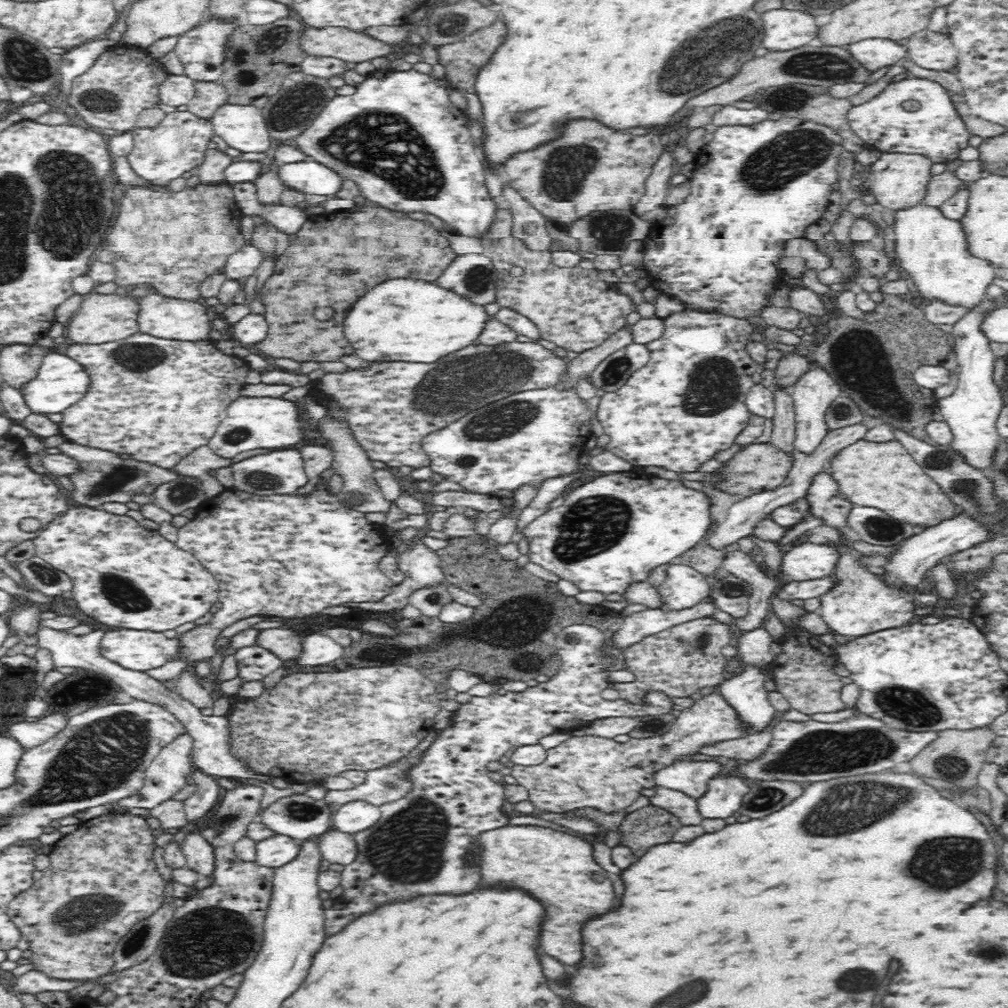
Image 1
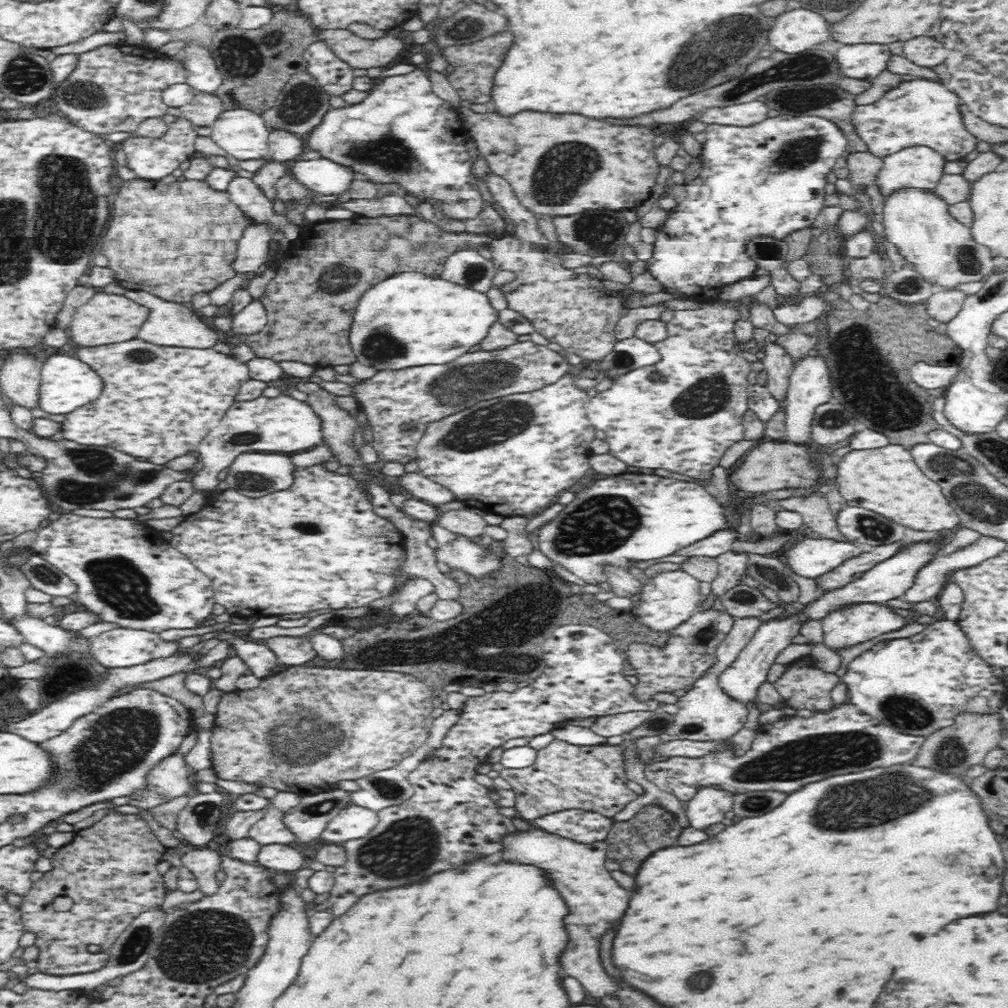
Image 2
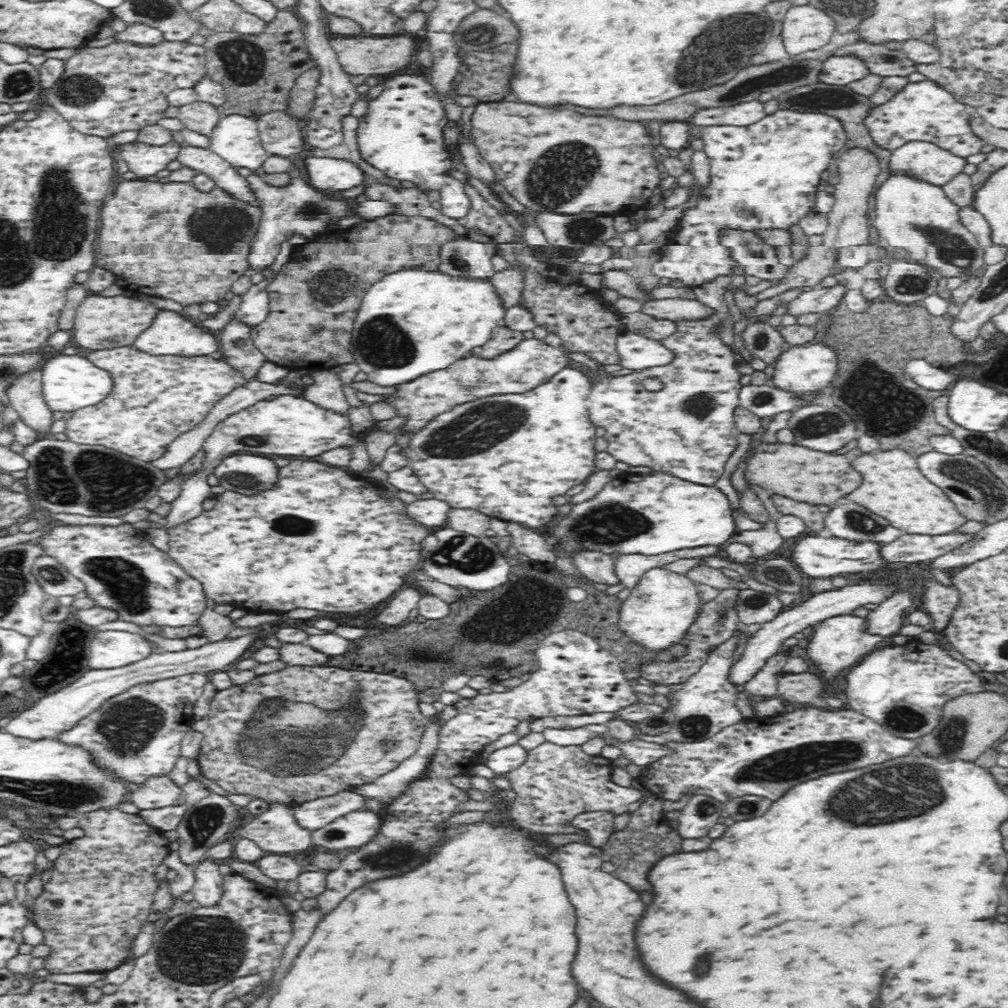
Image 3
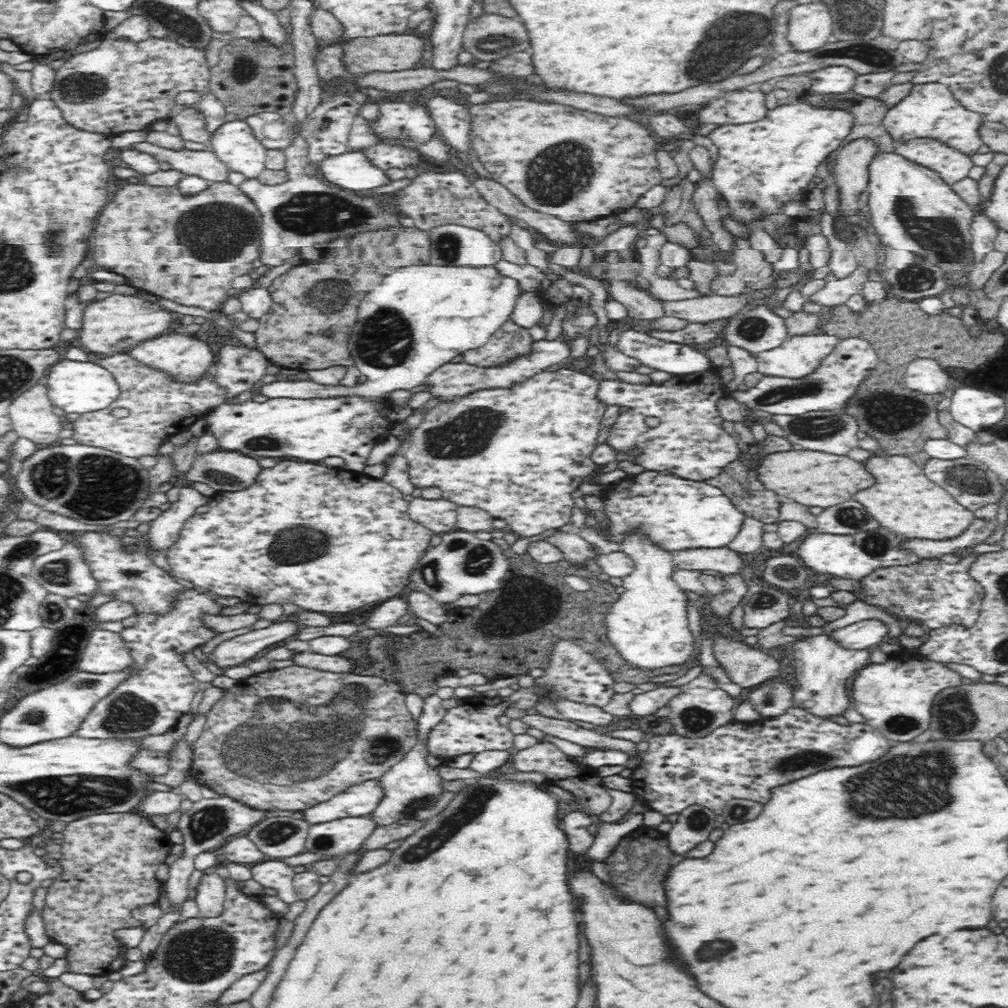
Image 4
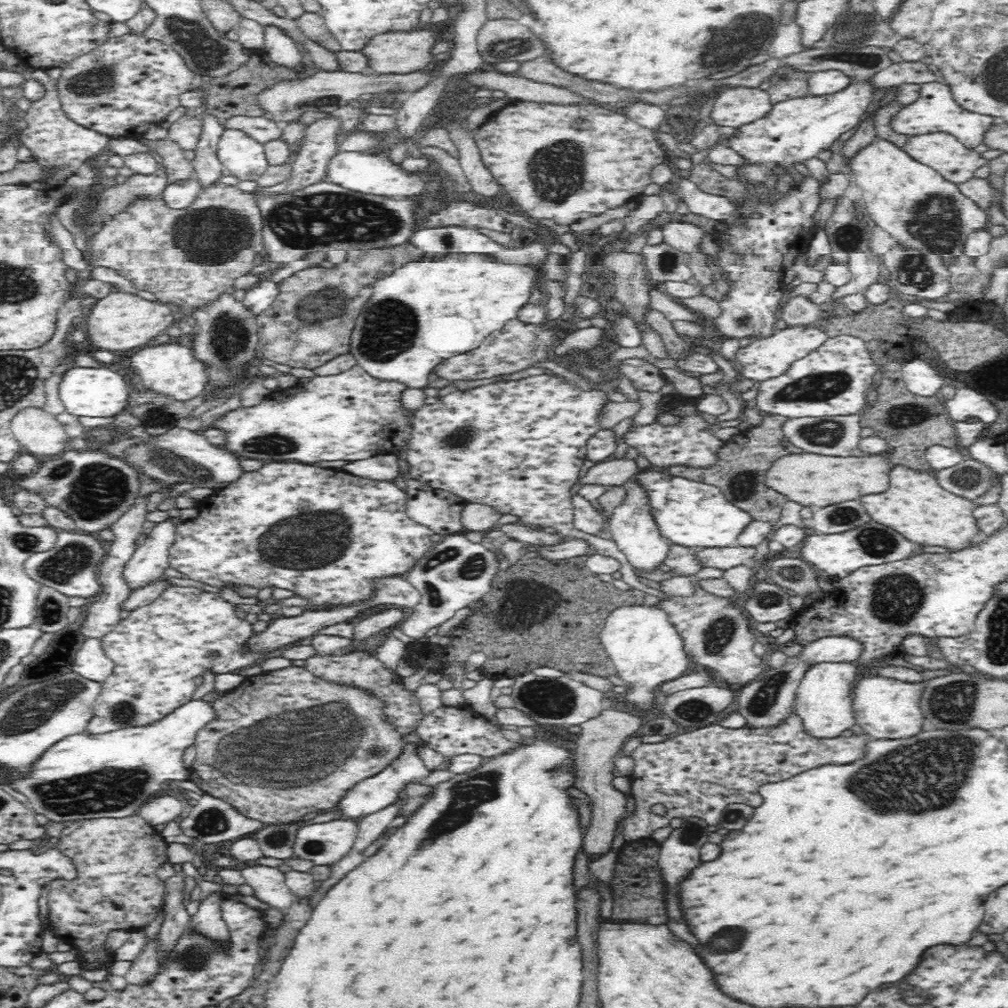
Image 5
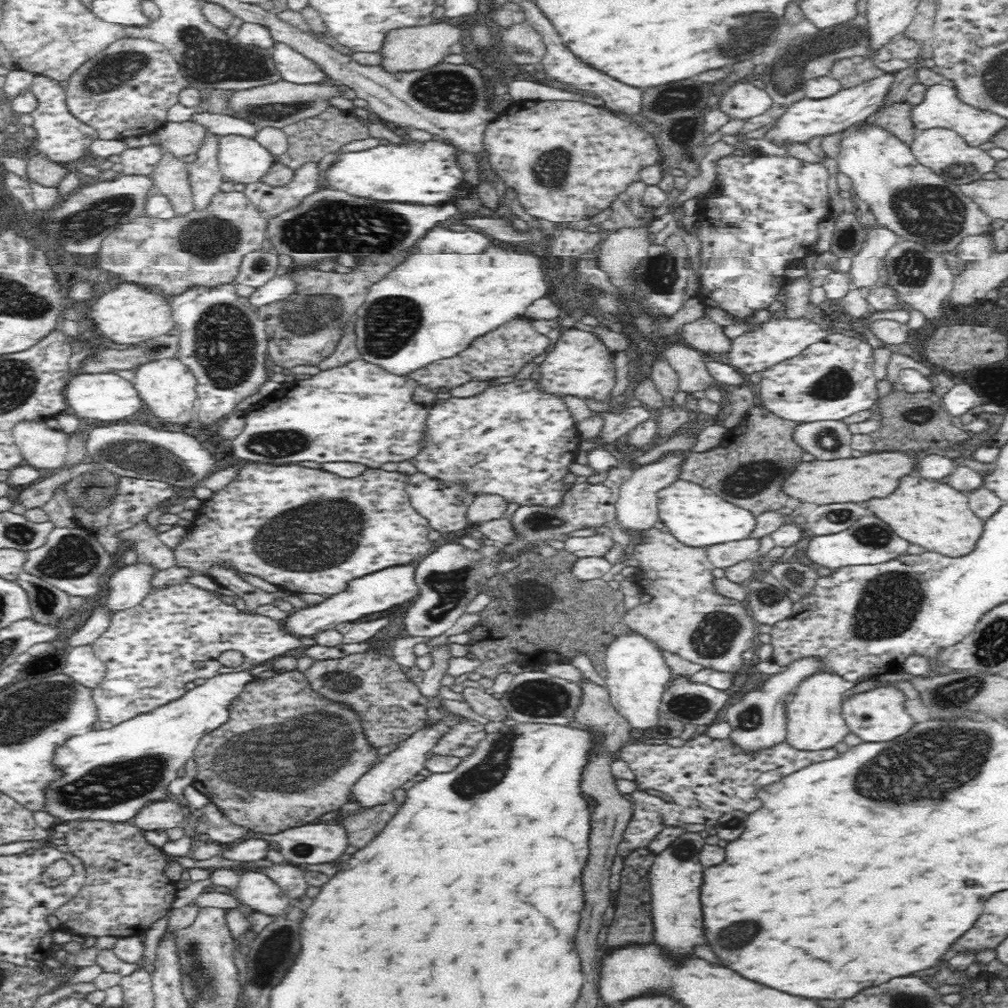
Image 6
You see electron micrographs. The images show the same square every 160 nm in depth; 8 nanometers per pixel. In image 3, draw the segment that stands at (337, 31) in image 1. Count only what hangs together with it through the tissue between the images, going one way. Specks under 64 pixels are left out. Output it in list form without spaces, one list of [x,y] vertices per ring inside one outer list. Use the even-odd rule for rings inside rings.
[[[391,35],[390,37],[340,37],[328,40],[330,48],[335,52],[340,68],[349,76],[384,76],[398,70],[408,68],[418,53],[414,40],[408,36]]]

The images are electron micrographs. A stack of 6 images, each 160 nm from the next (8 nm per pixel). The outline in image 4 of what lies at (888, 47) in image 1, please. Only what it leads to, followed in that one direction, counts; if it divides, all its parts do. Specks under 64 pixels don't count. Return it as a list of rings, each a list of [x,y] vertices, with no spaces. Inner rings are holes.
[[[828,66],[808,74],[812,84],[811,90],[826,94],[825,98],[834,94],[844,94],[850,92],[855,85],[857,74],[846,66]]]

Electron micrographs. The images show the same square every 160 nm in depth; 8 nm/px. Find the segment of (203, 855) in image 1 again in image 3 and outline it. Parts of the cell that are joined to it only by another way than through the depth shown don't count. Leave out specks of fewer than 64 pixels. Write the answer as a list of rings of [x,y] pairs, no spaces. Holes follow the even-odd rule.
[[[202,860],[196,864],[195,884],[191,892],[201,908],[213,908],[222,898],[223,876],[219,872],[220,862]]]

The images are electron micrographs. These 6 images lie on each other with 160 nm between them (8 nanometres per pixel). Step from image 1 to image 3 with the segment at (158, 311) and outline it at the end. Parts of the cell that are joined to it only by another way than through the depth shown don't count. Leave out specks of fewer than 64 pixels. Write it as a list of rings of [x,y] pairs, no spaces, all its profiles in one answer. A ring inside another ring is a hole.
[[[160,310],[154,324],[144,330],[134,341],[133,346],[140,352],[158,357],[194,358],[210,357],[212,352],[219,350],[218,337],[214,333],[206,333],[197,322],[186,320],[182,315],[172,310]]]

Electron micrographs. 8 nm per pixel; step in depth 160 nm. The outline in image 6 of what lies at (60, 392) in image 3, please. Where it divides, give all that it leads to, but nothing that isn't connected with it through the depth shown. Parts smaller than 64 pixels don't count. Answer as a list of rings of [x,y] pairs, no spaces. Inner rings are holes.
[[[73,374],[65,389],[65,398],[70,409],[80,418],[97,420],[98,424],[116,423],[136,416],[142,410],[142,400],[132,382],[116,374]]]

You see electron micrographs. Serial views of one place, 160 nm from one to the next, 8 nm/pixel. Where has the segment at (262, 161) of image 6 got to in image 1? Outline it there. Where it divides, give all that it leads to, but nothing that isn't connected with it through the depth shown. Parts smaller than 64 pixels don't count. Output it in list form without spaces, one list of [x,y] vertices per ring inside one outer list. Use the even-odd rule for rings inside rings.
[[[226,103],[211,118],[214,135],[224,140],[229,148],[244,152],[270,153],[274,143],[266,126],[262,110],[254,105]]]

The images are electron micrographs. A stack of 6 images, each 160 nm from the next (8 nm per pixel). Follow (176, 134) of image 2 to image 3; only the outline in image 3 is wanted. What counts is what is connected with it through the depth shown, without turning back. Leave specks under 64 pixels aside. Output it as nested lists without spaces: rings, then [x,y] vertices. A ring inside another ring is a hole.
[[[135,141],[119,145],[117,159],[124,161],[138,178],[144,178],[166,170],[167,165],[175,160],[180,147],[177,142],[168,142],[166,146],[150,146]]]

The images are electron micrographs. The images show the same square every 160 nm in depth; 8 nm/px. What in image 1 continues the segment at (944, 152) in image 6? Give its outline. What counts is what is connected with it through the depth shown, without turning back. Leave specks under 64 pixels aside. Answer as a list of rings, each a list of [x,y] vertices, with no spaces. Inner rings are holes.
[[[882,153],[874,165],[868,168],[871,182],[869,192],[886,210],[895,211],[902,207],[914,206],[926,198],[930,178],[933,177],[932,164],[932,159],[923,154]]]

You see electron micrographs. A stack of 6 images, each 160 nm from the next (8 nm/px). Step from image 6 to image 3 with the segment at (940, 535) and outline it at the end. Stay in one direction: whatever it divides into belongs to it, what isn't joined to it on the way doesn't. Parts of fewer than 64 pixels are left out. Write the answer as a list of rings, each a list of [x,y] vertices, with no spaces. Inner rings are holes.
[[[899,449],[862,453],[856,458],[852,457],[852,463],[854,469],[862,475],[864,484],[860,484],[860,488],[857,488],[856,492],[852,492],[848,498],[864,506],[868,511],[878,514],[884,520],[888,520],[892,526],[890,529],[898,529],[906,534],[938,536],[958,531],[967,522],[967,519],[957,510],[957,505],[952,502],[944,490],[922,474],[917,458],[913,458],[910,453]]]

